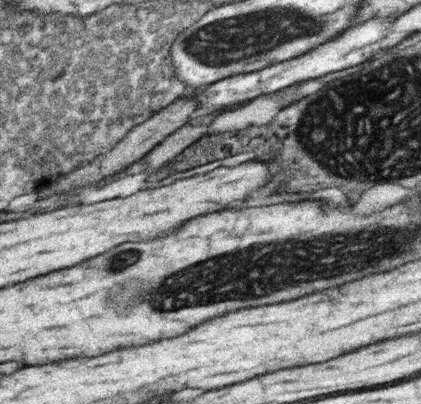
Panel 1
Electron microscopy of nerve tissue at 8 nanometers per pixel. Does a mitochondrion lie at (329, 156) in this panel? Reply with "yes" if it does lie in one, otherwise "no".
yes

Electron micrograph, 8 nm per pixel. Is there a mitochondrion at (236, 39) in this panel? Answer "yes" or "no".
yes

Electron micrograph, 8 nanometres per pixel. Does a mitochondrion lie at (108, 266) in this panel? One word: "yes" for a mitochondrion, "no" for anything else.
yes

